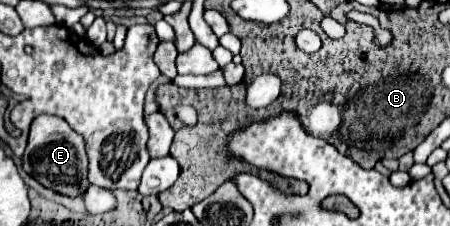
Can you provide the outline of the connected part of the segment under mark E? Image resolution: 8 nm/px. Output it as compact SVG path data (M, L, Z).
M37 116L31 124L29 144L23 154L23 170L33 176L39 184L45 188L51 188L57 194L63 196L83 196L87 188L91 186L87 180L87 154L85 154L85 142L83 138L73 132L67 122L59 116Z

